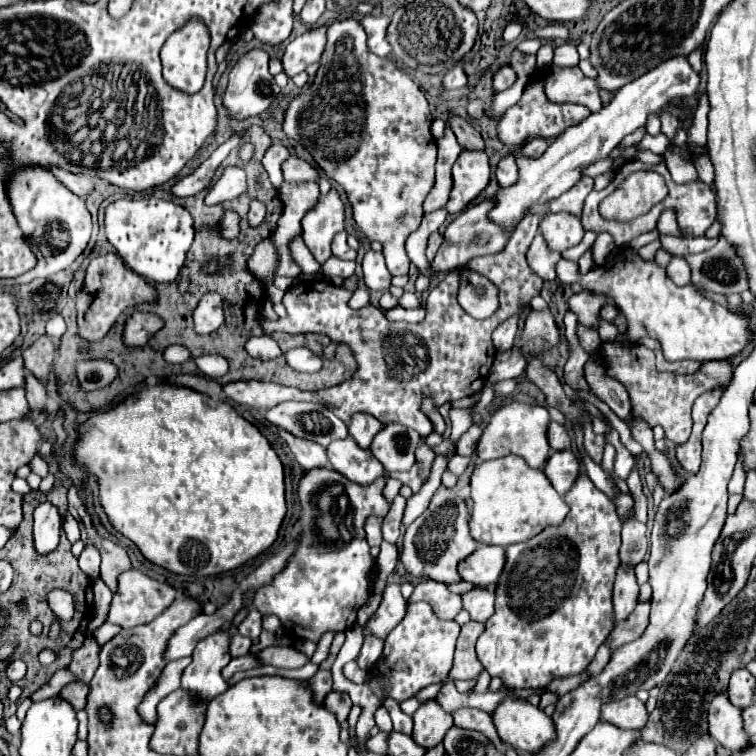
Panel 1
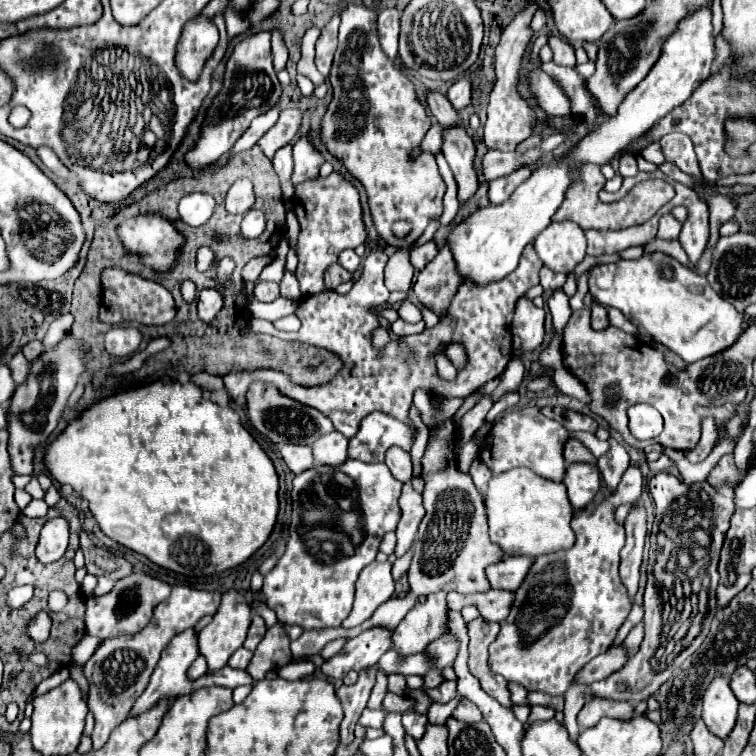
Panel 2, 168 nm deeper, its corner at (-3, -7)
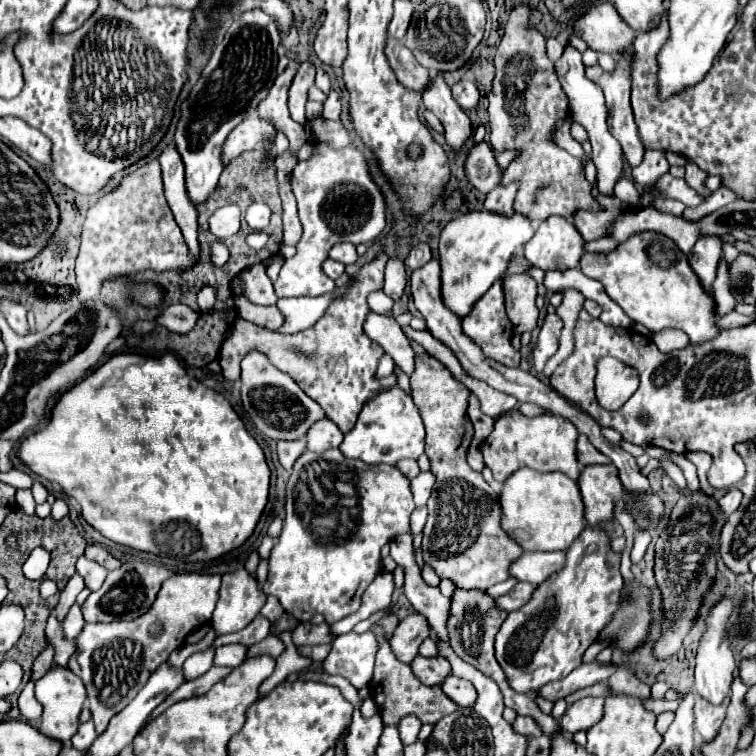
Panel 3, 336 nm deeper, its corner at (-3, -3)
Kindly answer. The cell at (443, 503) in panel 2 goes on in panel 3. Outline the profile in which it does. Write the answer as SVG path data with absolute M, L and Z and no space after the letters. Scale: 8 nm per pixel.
M426 352L416 354L416 368L410 376L412 400L420 410L422 422L426 426L426 456L430 458L430 472L436 476L436 484L432 488L432 496L428 500L428 520L422 532L422 558L424 564L432 566L432 570L440 578L450 578L458 588L464 590L488 590L490 586L508 578L508 566L514 562L522 548L508 538L508 534L500 528L500 504L498 494L484 482L480 472L474 472L466 462L466 450L472 440L472 422L466 414L470 390L452 378L450 370L438 362L434 356Z

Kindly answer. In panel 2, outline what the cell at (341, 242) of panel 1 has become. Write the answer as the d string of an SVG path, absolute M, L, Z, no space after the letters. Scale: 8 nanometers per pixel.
M344 250L338 256L338 264L344 266L348 272L354 272L358 268L358 264L360 264L360 256L354 250Z

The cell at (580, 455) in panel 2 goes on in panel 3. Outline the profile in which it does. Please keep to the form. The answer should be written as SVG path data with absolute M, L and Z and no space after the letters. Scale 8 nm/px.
M578 436L578 462L582 466L590 466L590 464L608 464L610 460L602 454L596 452L596 448L592 448L590 440L586 436Z

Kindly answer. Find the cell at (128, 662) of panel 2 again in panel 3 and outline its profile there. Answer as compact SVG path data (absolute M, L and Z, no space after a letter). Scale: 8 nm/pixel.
M201 573L176 574L168 578L152 608L136 620L112 624L86 624L78 636L76 656L70 658L70 670L86 684L92 720L96 734L102 734L114 714L118 714L138 690L148 682L150 674L168 660L170 652L184 644L188 632L206 624L212 618L221 576L204 576Z

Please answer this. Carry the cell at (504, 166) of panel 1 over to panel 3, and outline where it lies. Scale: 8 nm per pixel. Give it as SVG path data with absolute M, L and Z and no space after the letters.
M500 184L492 192L486 194L484 208L494 210L494 212L502 212L502 214L512 214L514 212L512 204L514 204L516 192L518 192L518 184Z

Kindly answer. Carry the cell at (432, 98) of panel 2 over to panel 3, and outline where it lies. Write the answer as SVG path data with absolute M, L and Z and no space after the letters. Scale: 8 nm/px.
M388 38L386 58L388 58L396 78L400 80L400 84L404 84L406 88L424 92L424 88L428 88L428 84L432 84L432 74L424 66L418 64L414 54L404 46L402 40Z

